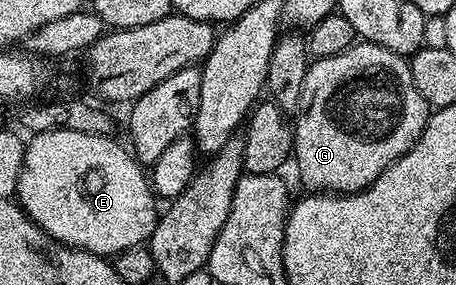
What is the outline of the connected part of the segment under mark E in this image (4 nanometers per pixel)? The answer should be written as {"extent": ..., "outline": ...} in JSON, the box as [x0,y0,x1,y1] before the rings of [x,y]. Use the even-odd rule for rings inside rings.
{"extent":[16,129,160,257],"outline":[[[65,129],[35,134],[26,143],[16,202],[26,212],[26,216],[55,243],[103,257],[117,257],[141,248],[154,232],[160,211],[154,208],[156,196],[147,172],[146,175],[142,172],[145,171],[143,164],[139,163],[127,148],[126,151],[110,135],[72,133]]]}

